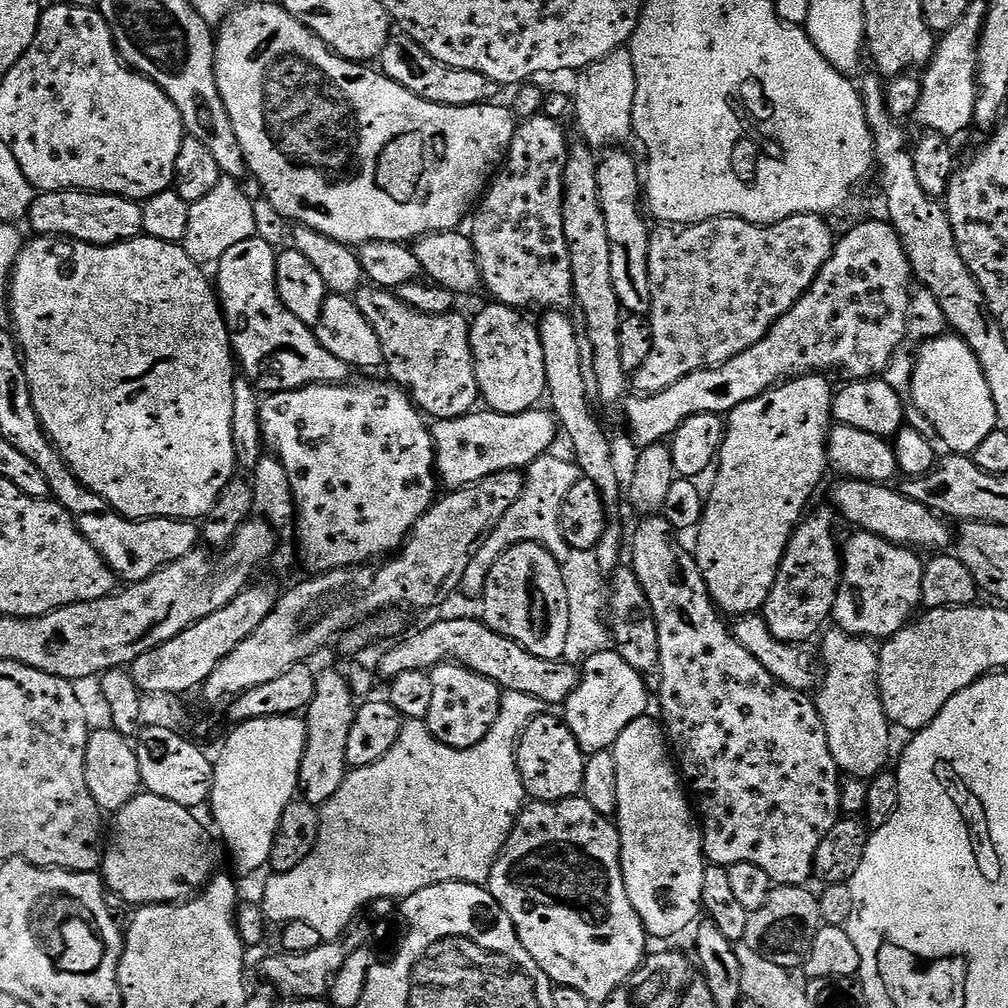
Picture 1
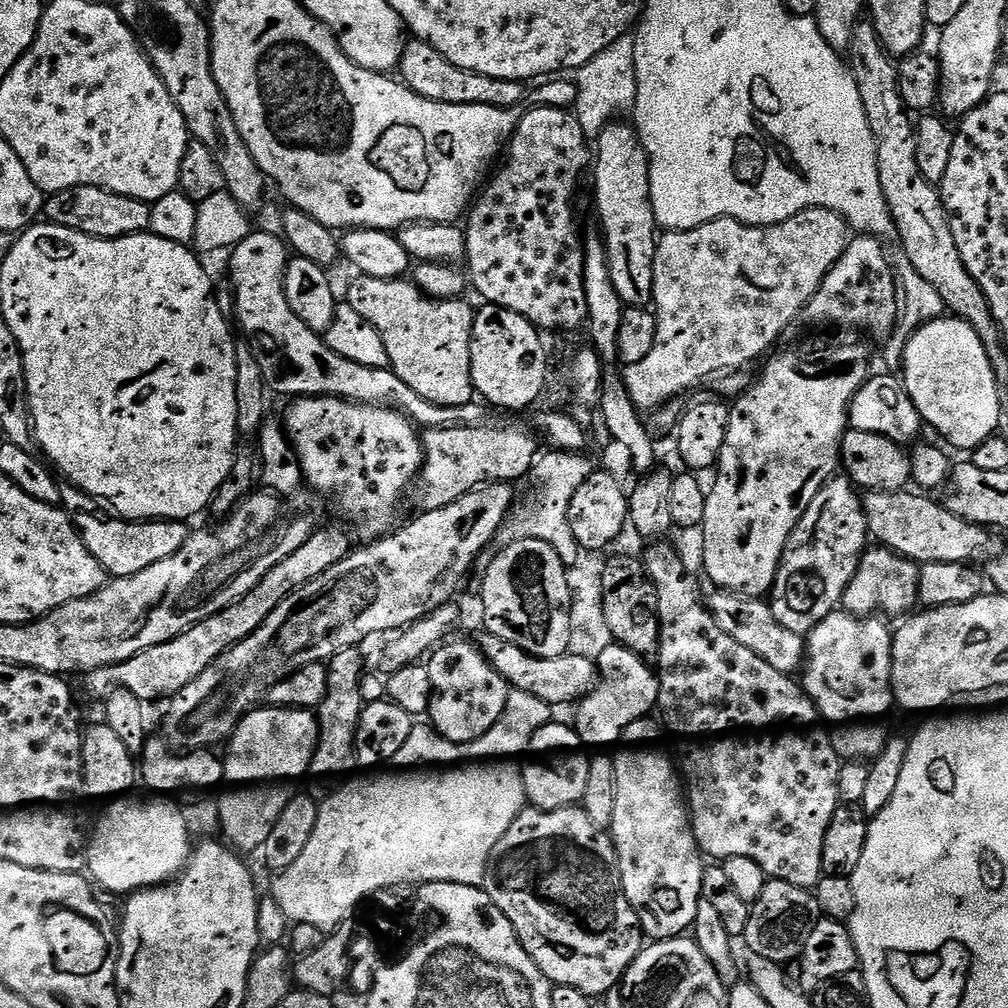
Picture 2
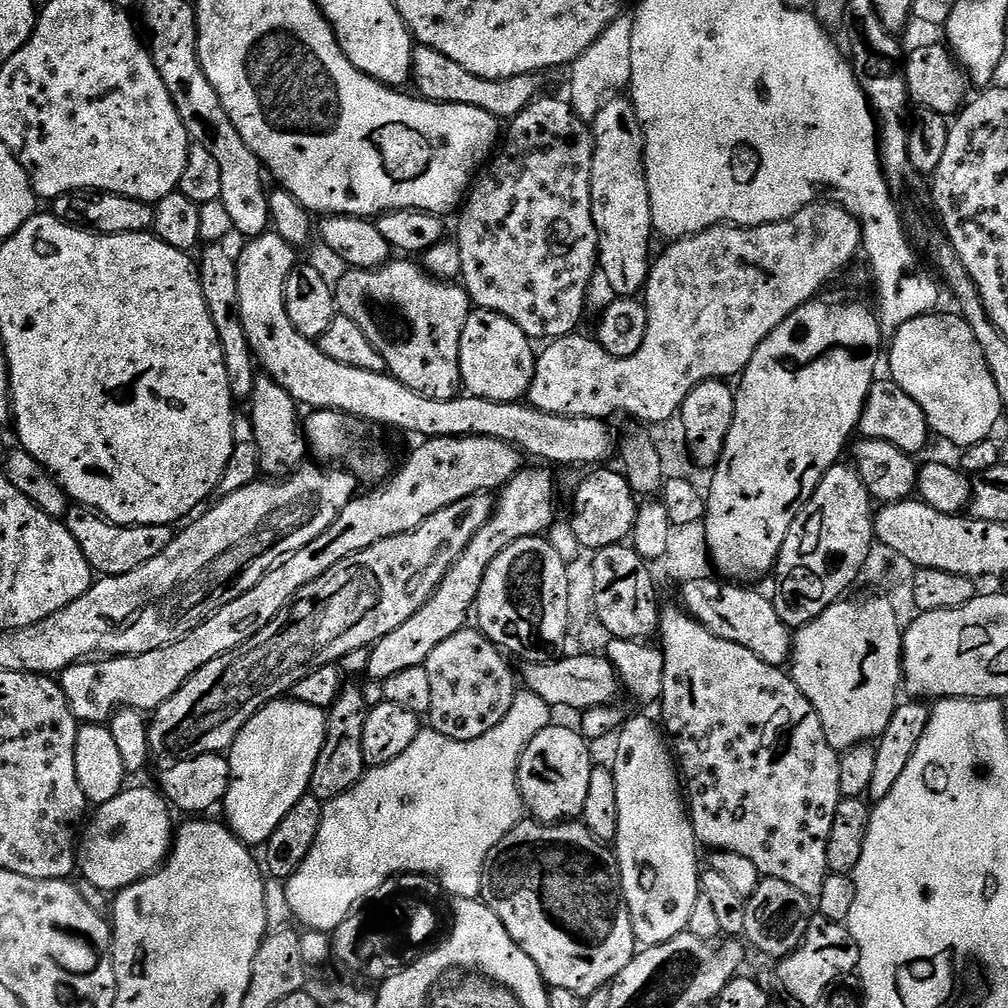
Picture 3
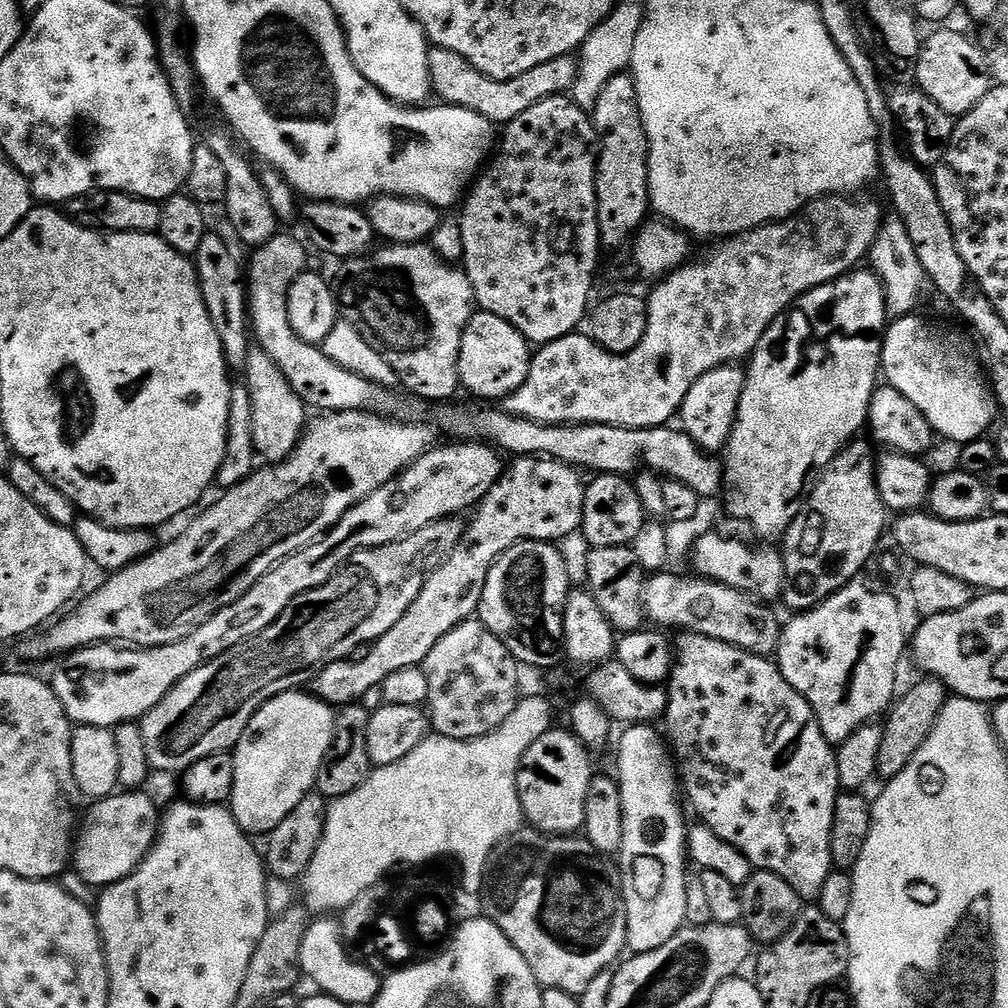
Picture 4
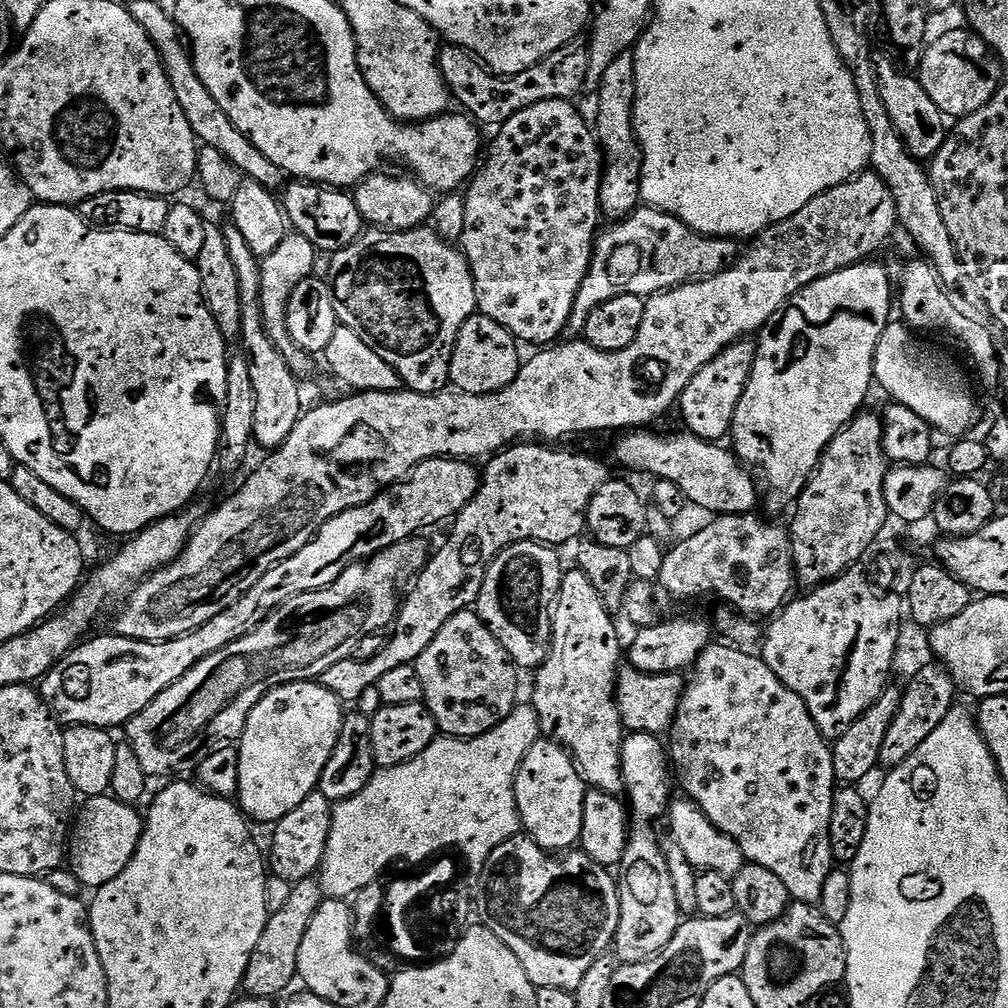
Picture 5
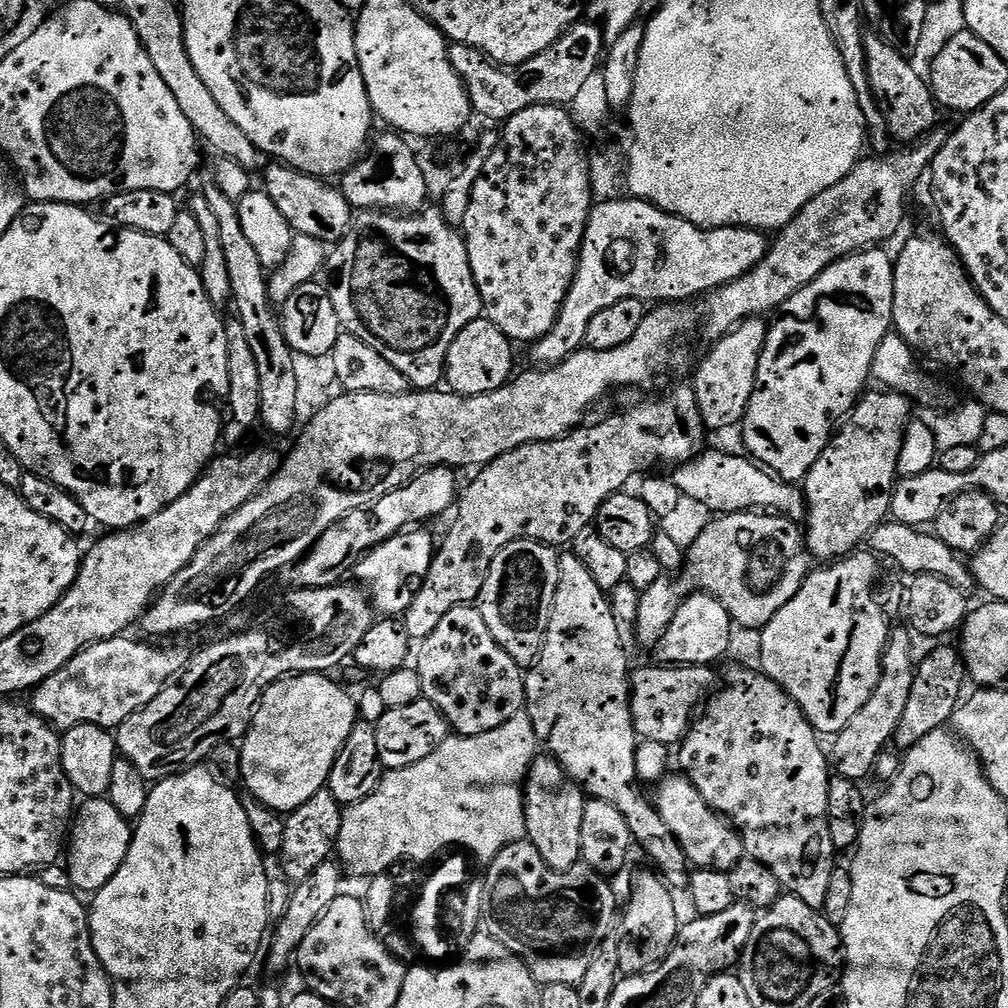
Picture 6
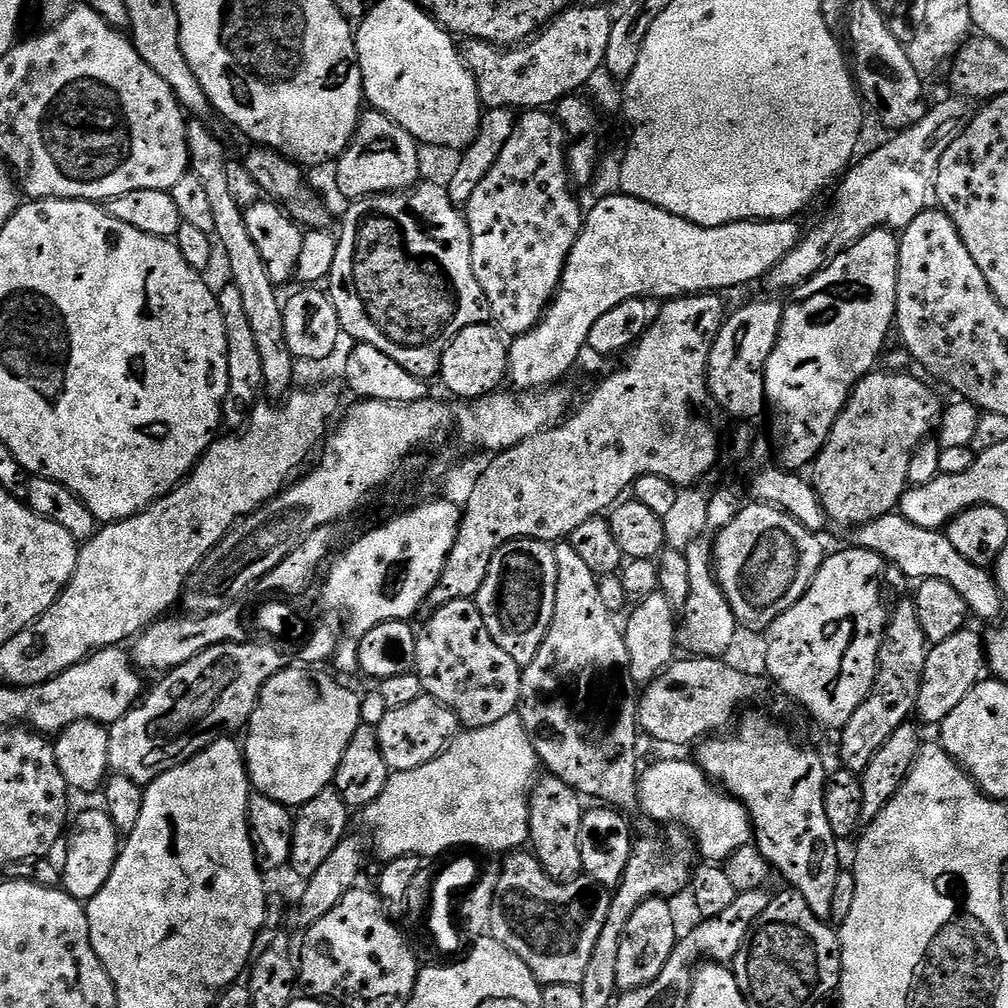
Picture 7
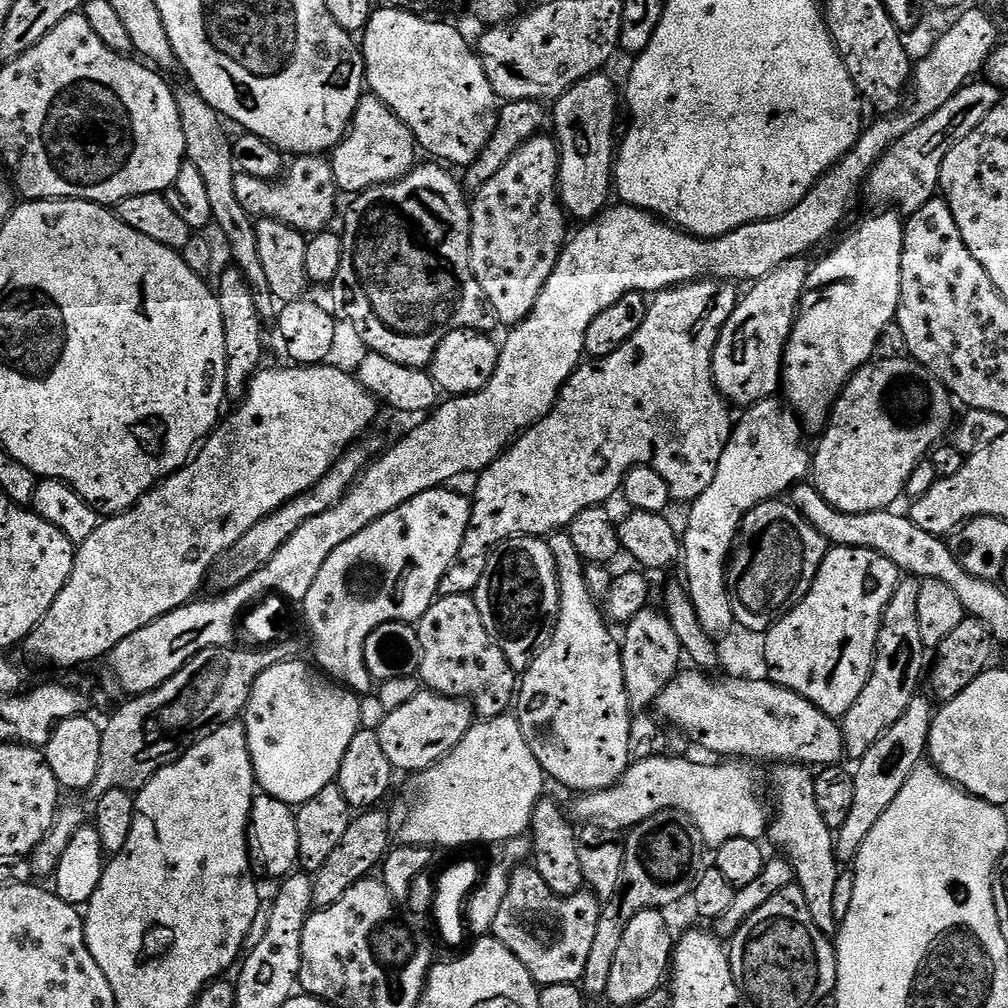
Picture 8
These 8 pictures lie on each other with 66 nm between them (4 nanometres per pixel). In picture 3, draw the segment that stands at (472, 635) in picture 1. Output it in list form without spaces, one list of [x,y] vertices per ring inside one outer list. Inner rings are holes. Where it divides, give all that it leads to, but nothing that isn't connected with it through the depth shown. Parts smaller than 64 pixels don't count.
[[[576,654],[580,656],[561,655],[559,658],[551,660],[549,664],[530,664],[525,663],[524,676],[522,672],[522,684],[527,691],[538,694],[542,702],[546,702],[553,710],[560,708],[573,708],[576,714],[583,714],[590,708],[607,708],[617,703],[616,699],[622,696],[622,685],[616,668],[604,654]]]

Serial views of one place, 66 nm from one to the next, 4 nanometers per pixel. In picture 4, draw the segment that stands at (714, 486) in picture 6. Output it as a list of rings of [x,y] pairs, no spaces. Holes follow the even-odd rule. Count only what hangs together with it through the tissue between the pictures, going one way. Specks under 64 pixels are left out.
[[[444,406],[440,413],[437,414],[436,418],[440,422],[439,427],[446,428],[450,433],[456,435],[453,437],[462,439],[466,442],[483,442],[489,446],[495,446],[501,453],[507,454],[507,452],[513,452],[511,455],[513,457],[519,458],[521,456],[538,456],[541,458],[547,458],[550,460],[557,460],[563,464],[571,464],[573,468],[577,470],[585,470],[584,468],[589,468],[589,473],[592,474],[607,474],[609,476],[623,476],[625,478],[631,477],[633,473],[641,467],[642,464],[647,471],[655,473],[656,476],[660,478],[667,478],[669,480],[677,480],[682,482],[686,486],[690,486],[690,490],[697,492],[701,498],[708,498],[708,496],[721,495],[722,489],[724,488],[724,469],[722,467],[721,461],[717,459],[715,455],[703,452],[694,441],[690,440],[682,430],[677,430],[675,432],[675,427],[665,426],[663,428],[619,428],[613,424],[539,424],[534,422],[530,418],[522,418],[521,416],[511,416],[509,412],[505,412],[503,407],[500,406],[480,406],[484,408],[448,408],[452,406]]]

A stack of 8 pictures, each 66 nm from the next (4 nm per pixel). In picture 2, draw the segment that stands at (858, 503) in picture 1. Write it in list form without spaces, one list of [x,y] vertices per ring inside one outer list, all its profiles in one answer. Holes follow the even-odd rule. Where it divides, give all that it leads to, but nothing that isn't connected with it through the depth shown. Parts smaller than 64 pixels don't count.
[[[912,490],[867,493],[862,503],[869,537],[877,545],[889,548],[917,565],[930,562],[967,564],[976,562],[983,552],[993,551],[987,527],[958,518],[943,503],[935,504],[928,496],[931,495],[917,494]]]

